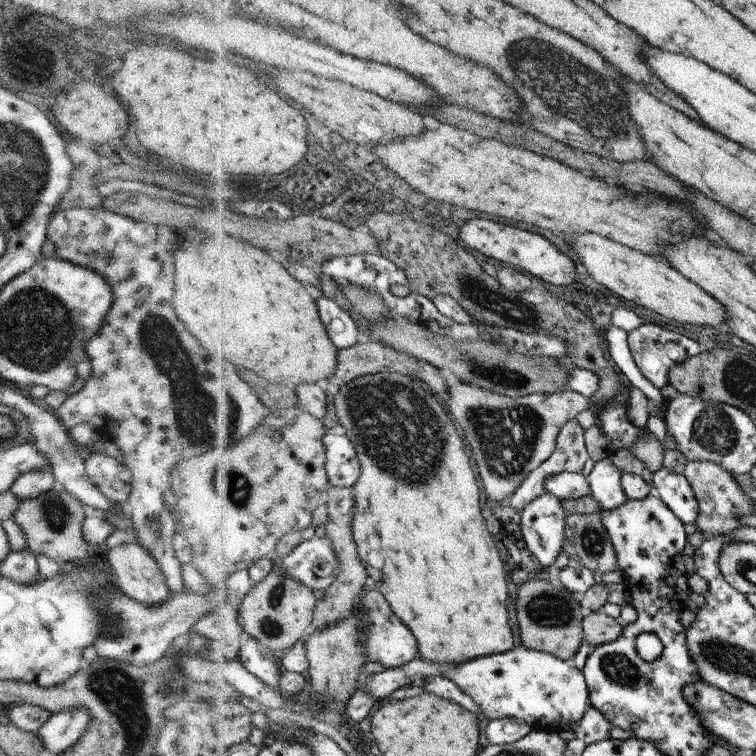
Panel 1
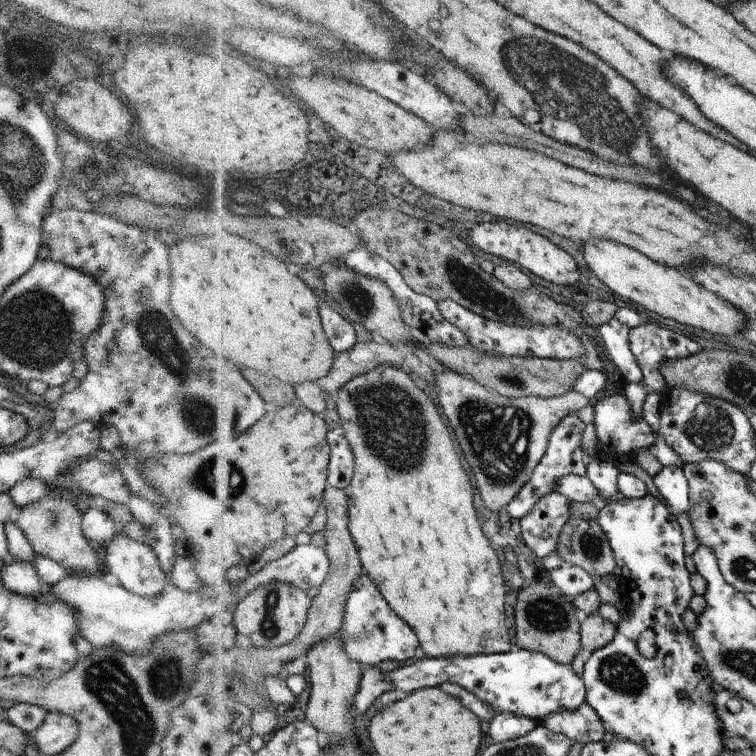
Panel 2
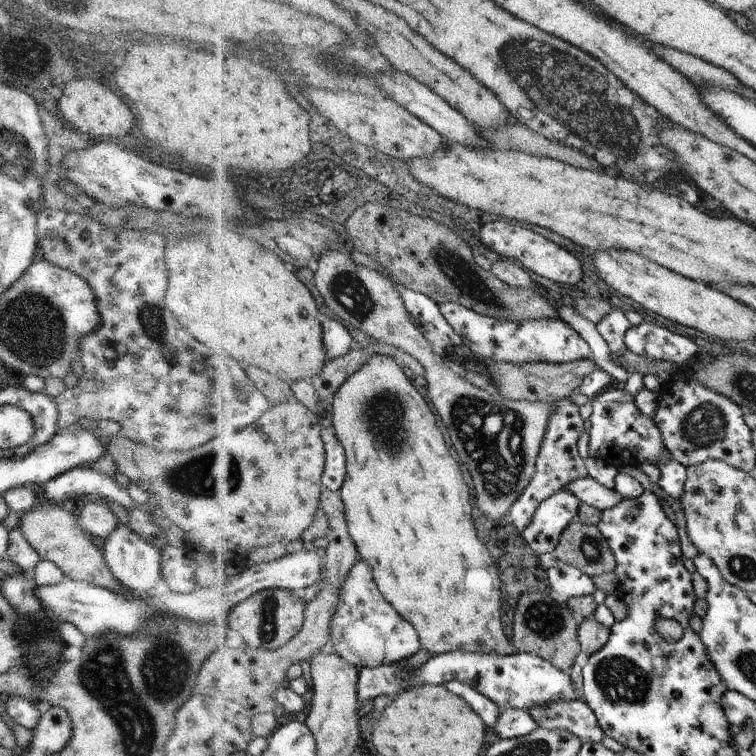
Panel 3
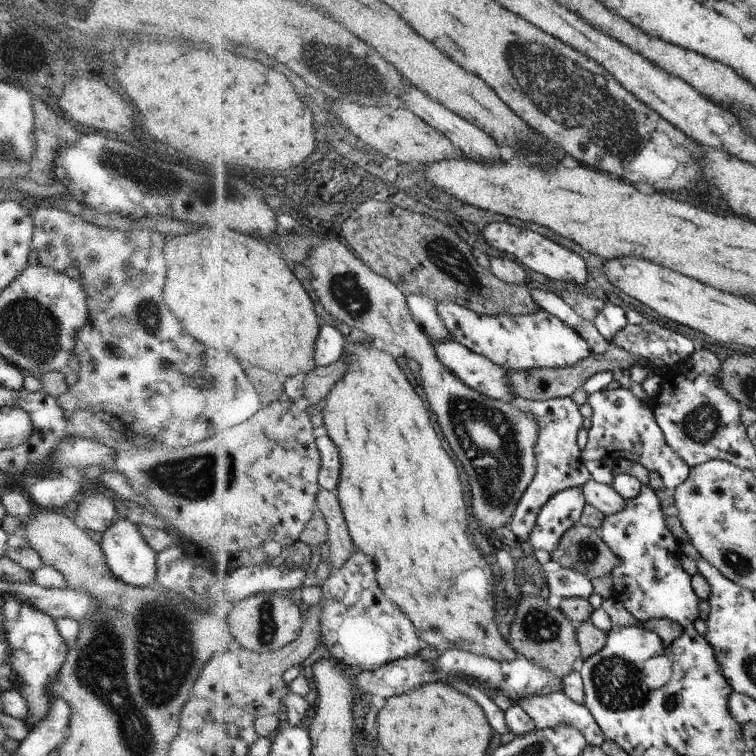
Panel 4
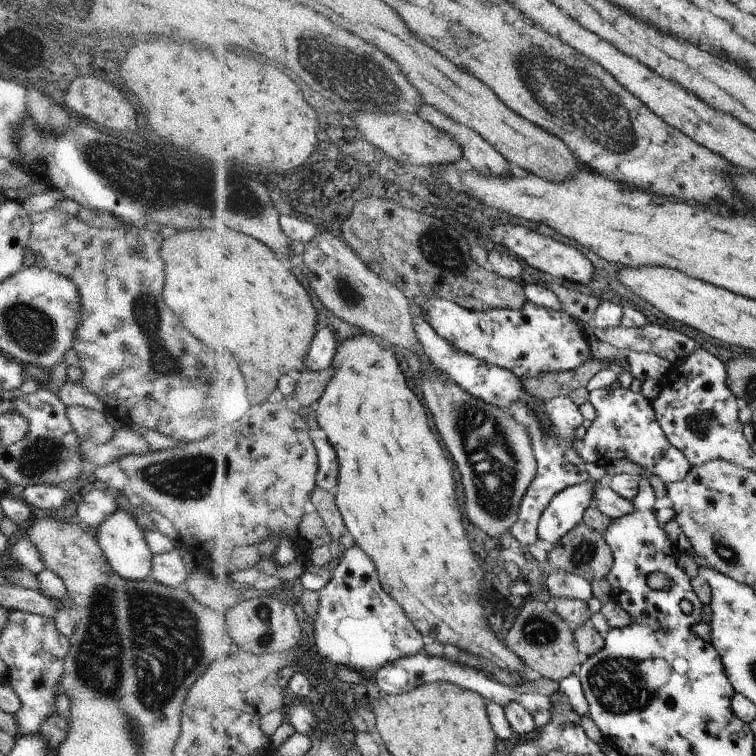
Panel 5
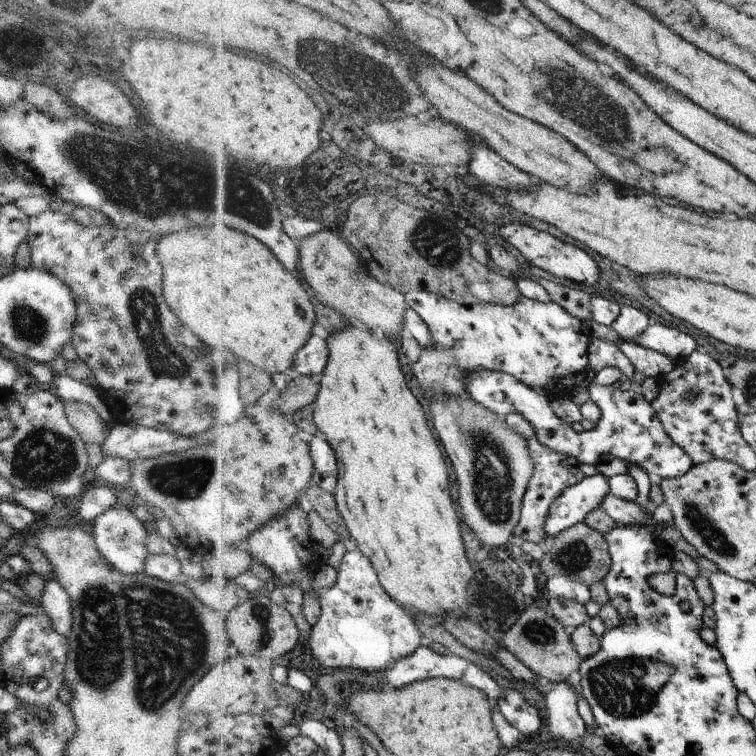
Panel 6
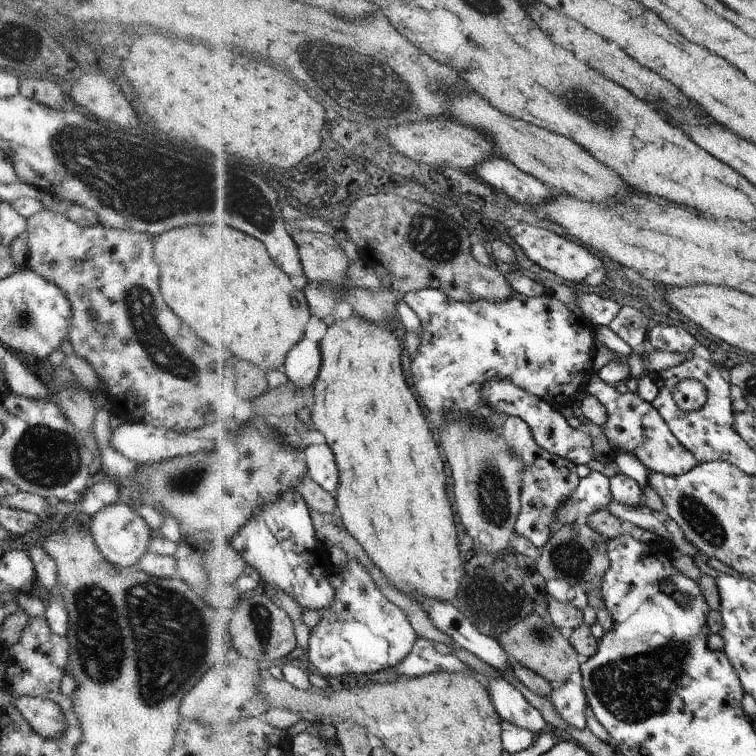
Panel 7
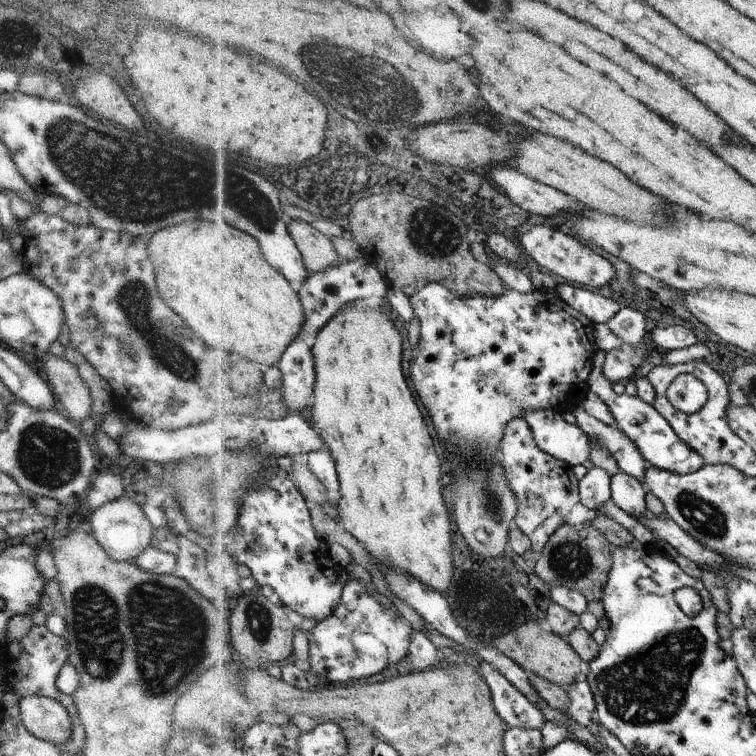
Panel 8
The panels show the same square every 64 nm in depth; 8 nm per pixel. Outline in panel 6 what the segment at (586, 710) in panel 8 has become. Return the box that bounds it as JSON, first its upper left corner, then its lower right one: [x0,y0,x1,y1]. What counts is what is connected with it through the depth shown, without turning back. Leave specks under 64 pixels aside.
[544,681,586,745]

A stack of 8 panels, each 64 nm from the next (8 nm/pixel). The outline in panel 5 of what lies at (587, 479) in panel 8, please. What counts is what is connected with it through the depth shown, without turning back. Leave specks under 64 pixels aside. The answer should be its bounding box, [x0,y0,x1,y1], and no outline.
[537,479,598,544]

